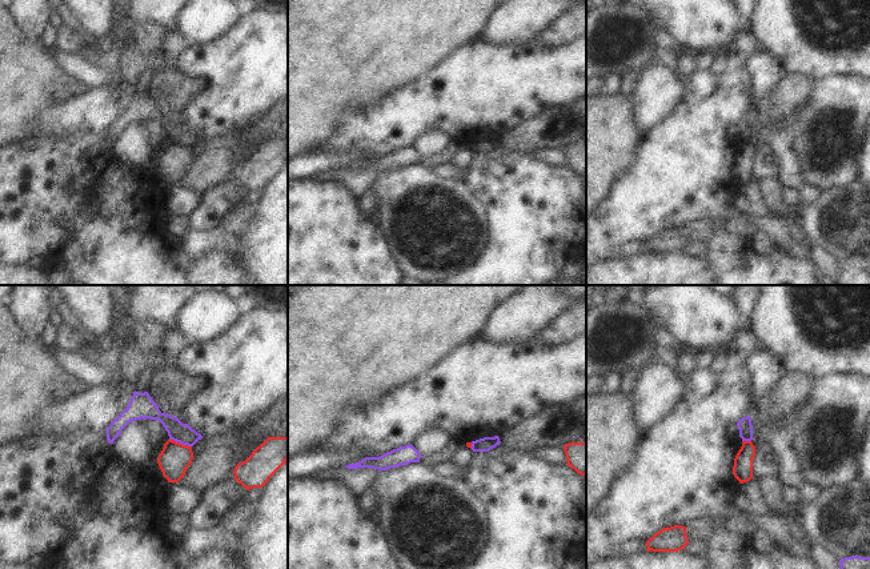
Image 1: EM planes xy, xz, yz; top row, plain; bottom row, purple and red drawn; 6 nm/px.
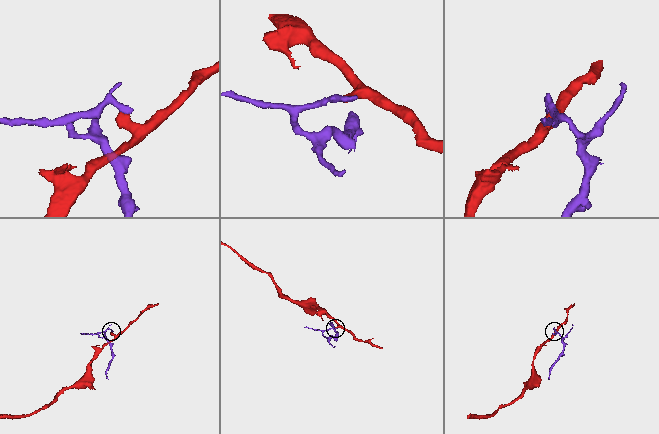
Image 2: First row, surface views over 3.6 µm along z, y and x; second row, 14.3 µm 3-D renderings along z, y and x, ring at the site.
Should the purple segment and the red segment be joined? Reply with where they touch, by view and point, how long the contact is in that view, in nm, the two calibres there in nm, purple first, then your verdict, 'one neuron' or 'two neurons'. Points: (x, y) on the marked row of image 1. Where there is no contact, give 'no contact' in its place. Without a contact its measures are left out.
meets purple in xy at (180, 443); contact 140 nm long; 120 nm thick on the purple side, 190 nm on the other; two neurons

